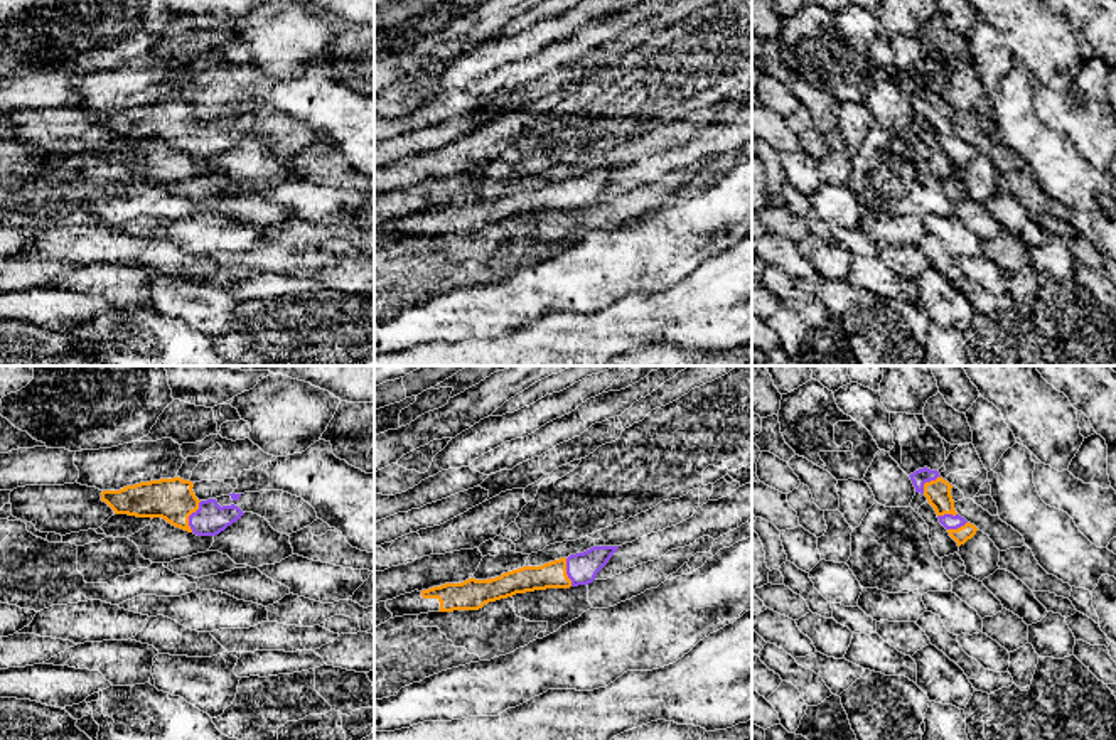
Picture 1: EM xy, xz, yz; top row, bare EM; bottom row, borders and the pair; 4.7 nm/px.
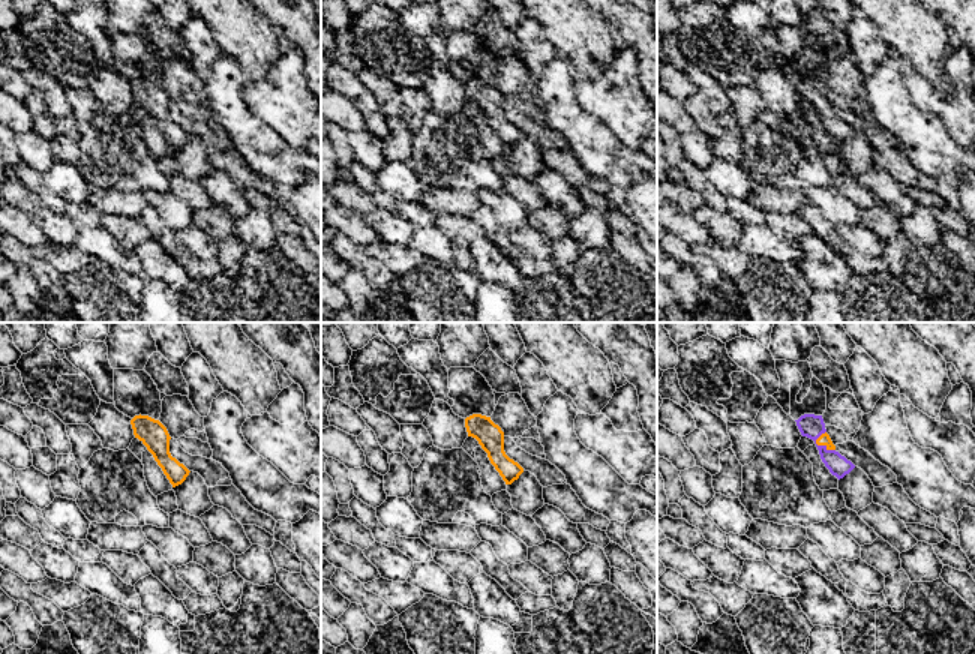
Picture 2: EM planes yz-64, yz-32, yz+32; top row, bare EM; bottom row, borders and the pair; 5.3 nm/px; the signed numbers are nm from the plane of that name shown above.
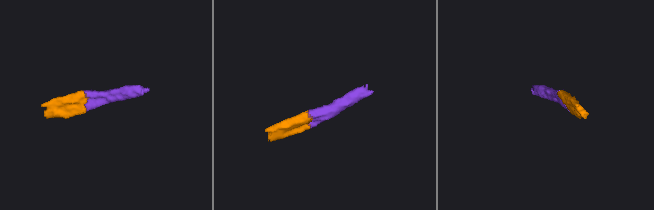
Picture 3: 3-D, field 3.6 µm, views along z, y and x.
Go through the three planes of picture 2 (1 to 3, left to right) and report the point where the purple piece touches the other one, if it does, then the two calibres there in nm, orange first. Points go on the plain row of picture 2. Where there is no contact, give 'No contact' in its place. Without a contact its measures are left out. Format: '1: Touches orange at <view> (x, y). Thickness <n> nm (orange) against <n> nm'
1: No contact
2: No contact
3: Touches orange at yz+32 (824, 108). Thickness 60 nm (orange) against 130 nm

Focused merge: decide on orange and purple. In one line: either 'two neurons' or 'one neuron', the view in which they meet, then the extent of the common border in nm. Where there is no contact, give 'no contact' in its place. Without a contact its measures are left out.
one neuron | xy | 160 nm

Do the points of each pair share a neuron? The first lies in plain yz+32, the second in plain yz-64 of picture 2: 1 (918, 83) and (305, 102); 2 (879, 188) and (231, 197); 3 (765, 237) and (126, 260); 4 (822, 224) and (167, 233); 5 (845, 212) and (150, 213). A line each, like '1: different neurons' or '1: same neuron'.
1: same neuron
2: same neuron
3: same neuron
4: same neuron
5: different neurons

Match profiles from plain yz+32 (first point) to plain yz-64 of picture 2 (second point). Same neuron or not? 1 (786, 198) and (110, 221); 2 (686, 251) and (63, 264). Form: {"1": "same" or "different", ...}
{"1": "different", "2": "different"}

